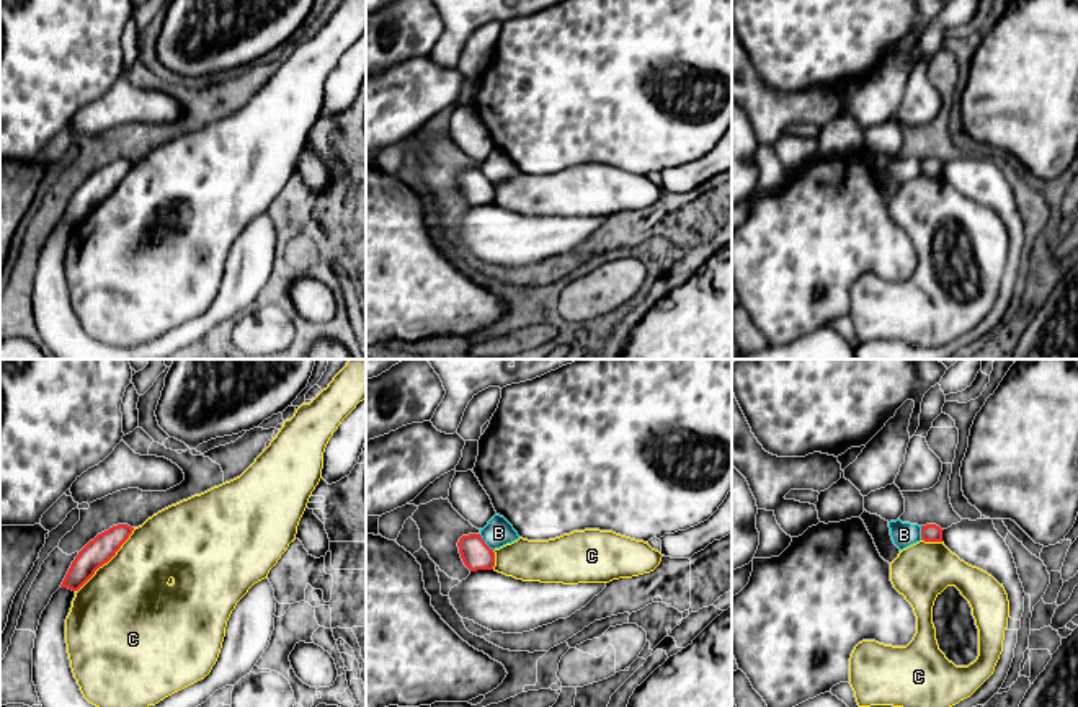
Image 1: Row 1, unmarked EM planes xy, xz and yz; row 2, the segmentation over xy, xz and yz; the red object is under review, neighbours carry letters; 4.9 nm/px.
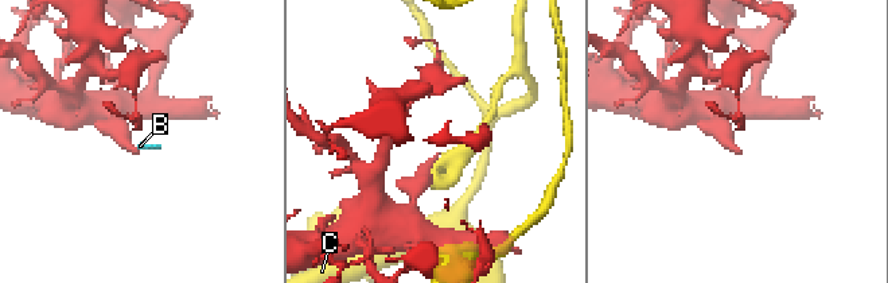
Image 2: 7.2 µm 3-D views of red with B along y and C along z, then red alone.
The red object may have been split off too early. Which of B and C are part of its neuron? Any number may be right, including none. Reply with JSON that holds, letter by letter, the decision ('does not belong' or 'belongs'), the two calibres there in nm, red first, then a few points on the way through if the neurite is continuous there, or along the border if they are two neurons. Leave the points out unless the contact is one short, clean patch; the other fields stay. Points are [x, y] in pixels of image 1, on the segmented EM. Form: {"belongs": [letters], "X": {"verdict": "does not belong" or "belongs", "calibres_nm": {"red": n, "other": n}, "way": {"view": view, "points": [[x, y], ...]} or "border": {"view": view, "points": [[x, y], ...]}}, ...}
{"belongs": [], "B": {"verdict": "does not belong", "calibres_nm": {"red": 150, "other": 140}, "border": {"view": "xz", "points": [[479, 534], [494, 549]]}}, "C": {"verdict": "does not belong", "calibres_nm": {"red": 140, "other": 460}}}

